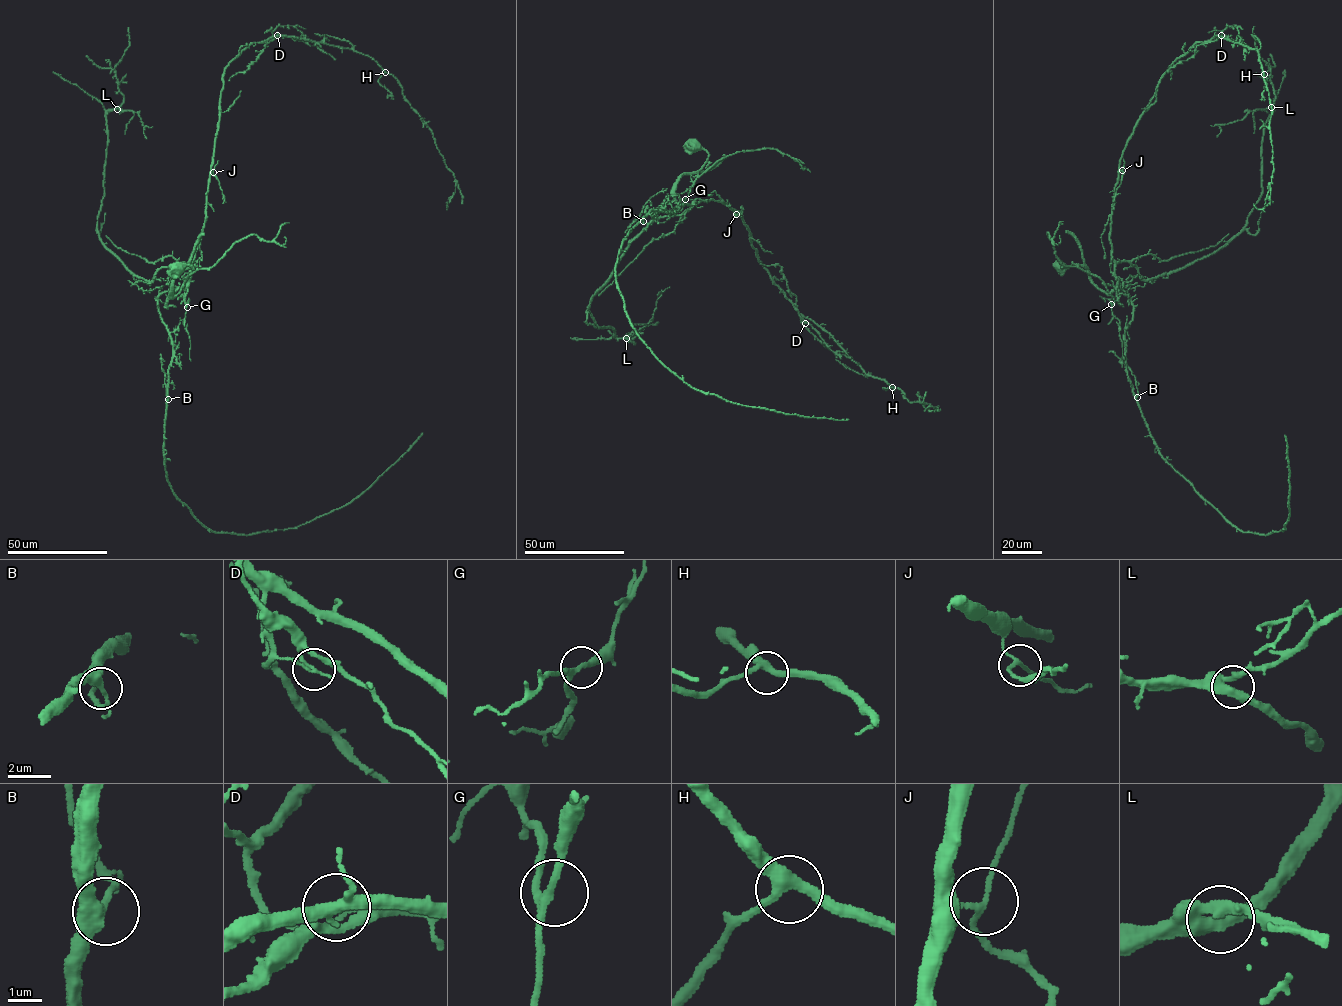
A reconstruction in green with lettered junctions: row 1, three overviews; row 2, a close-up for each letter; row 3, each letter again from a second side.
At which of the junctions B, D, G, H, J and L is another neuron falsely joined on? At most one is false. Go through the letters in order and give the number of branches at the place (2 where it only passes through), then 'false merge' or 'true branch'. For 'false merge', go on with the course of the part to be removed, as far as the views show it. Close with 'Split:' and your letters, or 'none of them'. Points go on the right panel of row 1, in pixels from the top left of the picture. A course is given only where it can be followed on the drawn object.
B: 3 | true branch
D: 2 | false merge | (1221, 35), (1198, 45), (1194, 54), (1170, 68), (1170, 79)
G: 3 | true branch
H: 3 | true branch
J: 3 | true branch
L: 3 | true branch
Split: D

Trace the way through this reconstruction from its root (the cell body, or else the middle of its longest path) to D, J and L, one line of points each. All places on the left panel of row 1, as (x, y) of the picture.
D: (176, 266), (193, 268), (175, 276), (172, 296), (188, 283), (205, 220), (224, 68), (252, 43), (277, 36)
J: (176, 266), (193, 268), (175, 276), (172, 296), (190, 277), (213, 172)
L: (176, 266), (193, 268), (175, 276), (172, 296), (188, 265), (146, 281), (98, 233), (106, 113), (117, 109)

